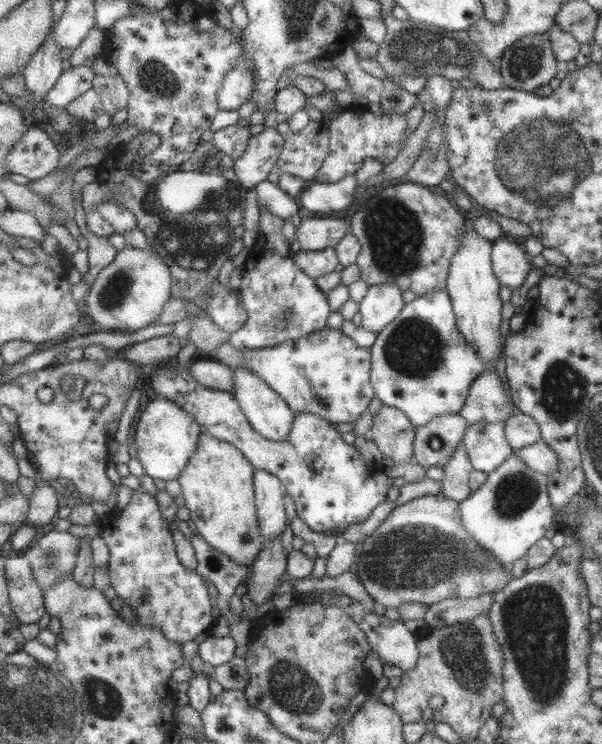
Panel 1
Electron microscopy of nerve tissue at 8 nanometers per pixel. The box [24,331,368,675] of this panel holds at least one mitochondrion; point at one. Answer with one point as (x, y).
(51, 560)

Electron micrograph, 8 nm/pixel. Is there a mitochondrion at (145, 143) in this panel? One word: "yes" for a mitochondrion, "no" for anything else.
no

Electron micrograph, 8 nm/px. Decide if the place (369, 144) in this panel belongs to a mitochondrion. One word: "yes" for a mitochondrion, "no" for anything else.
no

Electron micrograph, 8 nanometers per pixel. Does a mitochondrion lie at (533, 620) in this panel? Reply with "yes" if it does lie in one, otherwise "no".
yes

